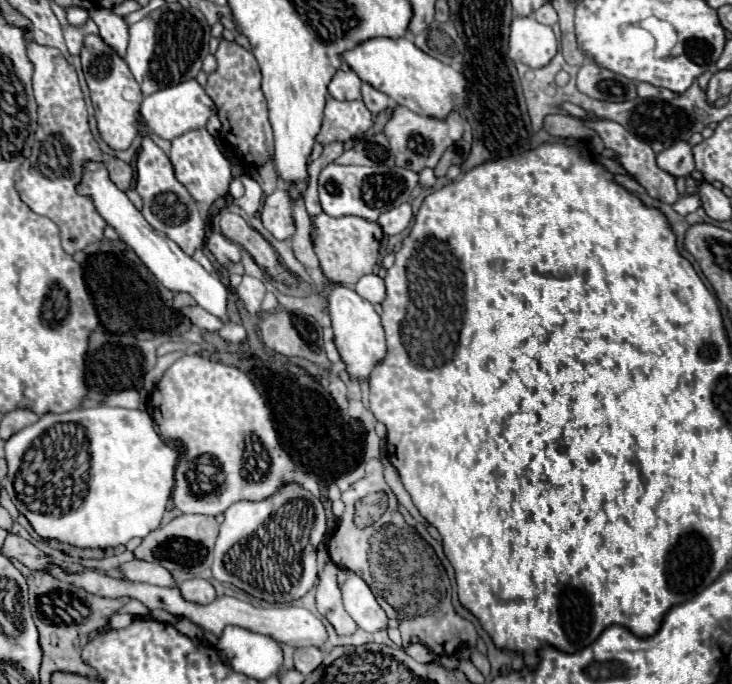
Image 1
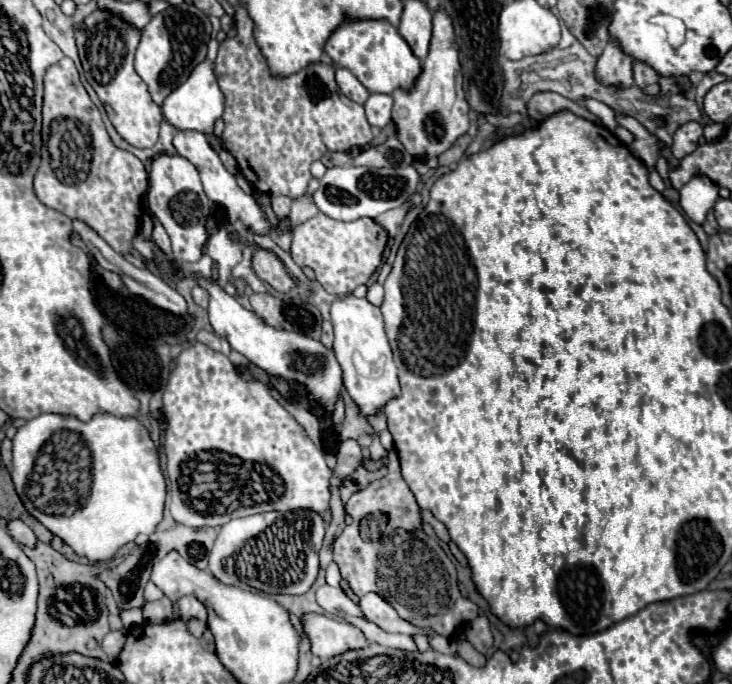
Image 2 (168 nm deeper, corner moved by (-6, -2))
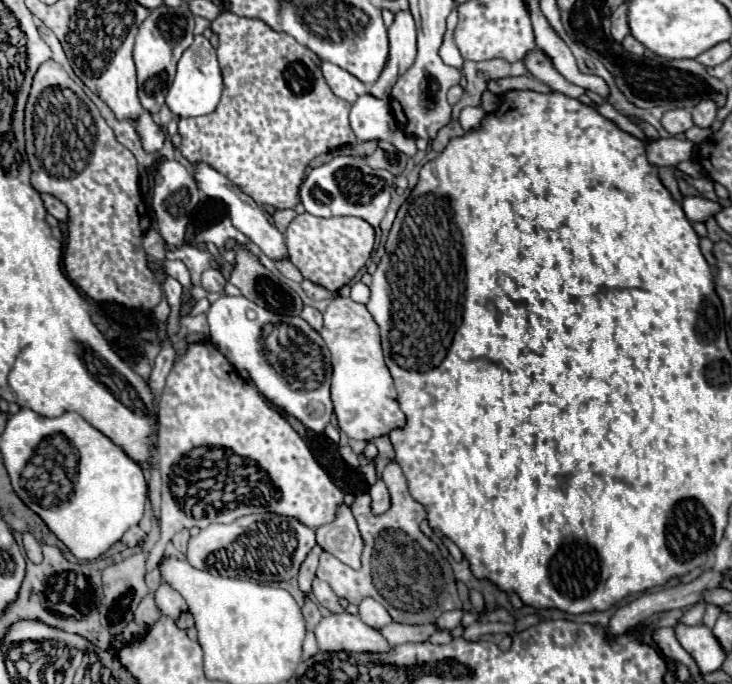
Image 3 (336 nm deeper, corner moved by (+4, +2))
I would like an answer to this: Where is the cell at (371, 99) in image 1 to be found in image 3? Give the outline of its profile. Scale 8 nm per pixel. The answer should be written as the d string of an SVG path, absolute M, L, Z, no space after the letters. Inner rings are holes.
M362 95L352 105L350 111L350 127L358 141L388 141L398 151L412 157L416 153L414 139L402 133L402 129L390 129L394 121L392 107L386 99L374 99L372 95Z

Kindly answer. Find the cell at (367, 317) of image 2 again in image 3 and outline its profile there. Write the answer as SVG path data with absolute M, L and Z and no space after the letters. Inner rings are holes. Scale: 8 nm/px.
M336 297L324 311L320 335L332 353L332 403L340 429L348 437L362 441L374 441L382 435L390 435L394 429L402 429L406 415L398 405L396 387L382 355L378 325L366 305L350 297Z

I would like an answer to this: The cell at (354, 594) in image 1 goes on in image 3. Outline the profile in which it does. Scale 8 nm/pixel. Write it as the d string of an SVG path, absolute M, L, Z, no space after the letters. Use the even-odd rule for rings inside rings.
M364 599L360 603L360 619L374 629L382 629L388 623L392 623L392 617L388 615L388 611L374 599Z

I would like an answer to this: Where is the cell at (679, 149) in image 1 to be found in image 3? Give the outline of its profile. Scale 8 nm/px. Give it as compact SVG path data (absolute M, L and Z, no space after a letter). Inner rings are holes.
M672 109L672 111L666 111L664 117L662 117L662 127L670 133L670 135L678 135L678 133L684 133L686 129L690 129L694 123L692 123L692 115L688 109Z

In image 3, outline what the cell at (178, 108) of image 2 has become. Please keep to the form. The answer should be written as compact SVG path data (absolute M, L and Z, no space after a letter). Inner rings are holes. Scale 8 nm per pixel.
M196 35L194 43L182 53L178 61L176 79L166 95L166 105L178 117L198 117L212 113L220 101L220 95L222 95L222 73L218 67L216 49L204 35Z

